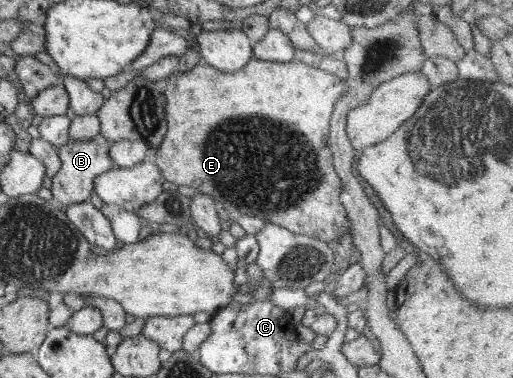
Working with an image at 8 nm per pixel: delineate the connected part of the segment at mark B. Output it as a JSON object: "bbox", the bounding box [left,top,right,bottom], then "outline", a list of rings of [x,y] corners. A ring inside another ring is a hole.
{"bbox":[50,136,115,207],"outline":[[[102,136],[93,140],[69,141],[64,146],[58,147],[58,156],[61,160],[60,170],[52,177],[50,193],[63,206],[67,207],[76,203],[88,201],[94,191],[95,178],[115,167],[109,158],[109,142]]]}

